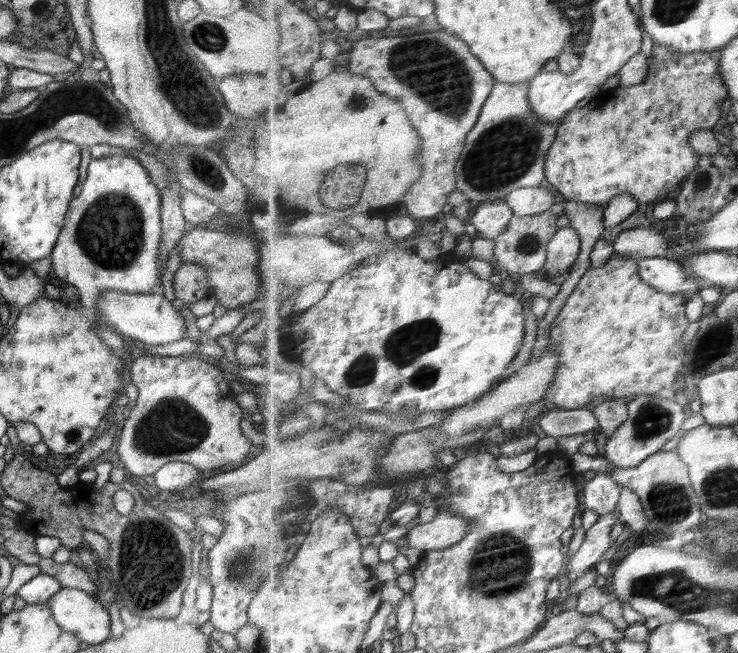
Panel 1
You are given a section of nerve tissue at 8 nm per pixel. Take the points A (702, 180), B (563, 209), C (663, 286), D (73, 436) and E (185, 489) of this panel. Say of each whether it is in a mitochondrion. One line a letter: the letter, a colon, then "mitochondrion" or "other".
A: mitochondrion
B: other
C: other
D: other
E: other

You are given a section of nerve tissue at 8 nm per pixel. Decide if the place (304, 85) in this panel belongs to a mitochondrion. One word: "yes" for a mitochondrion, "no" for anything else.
no

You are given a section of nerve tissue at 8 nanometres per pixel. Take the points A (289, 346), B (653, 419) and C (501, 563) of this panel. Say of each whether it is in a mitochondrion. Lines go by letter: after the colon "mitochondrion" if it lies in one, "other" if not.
A: other
B: mitochondrion
C: mitochondrion

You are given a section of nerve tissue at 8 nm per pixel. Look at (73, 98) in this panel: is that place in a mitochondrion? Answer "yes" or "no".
yes

